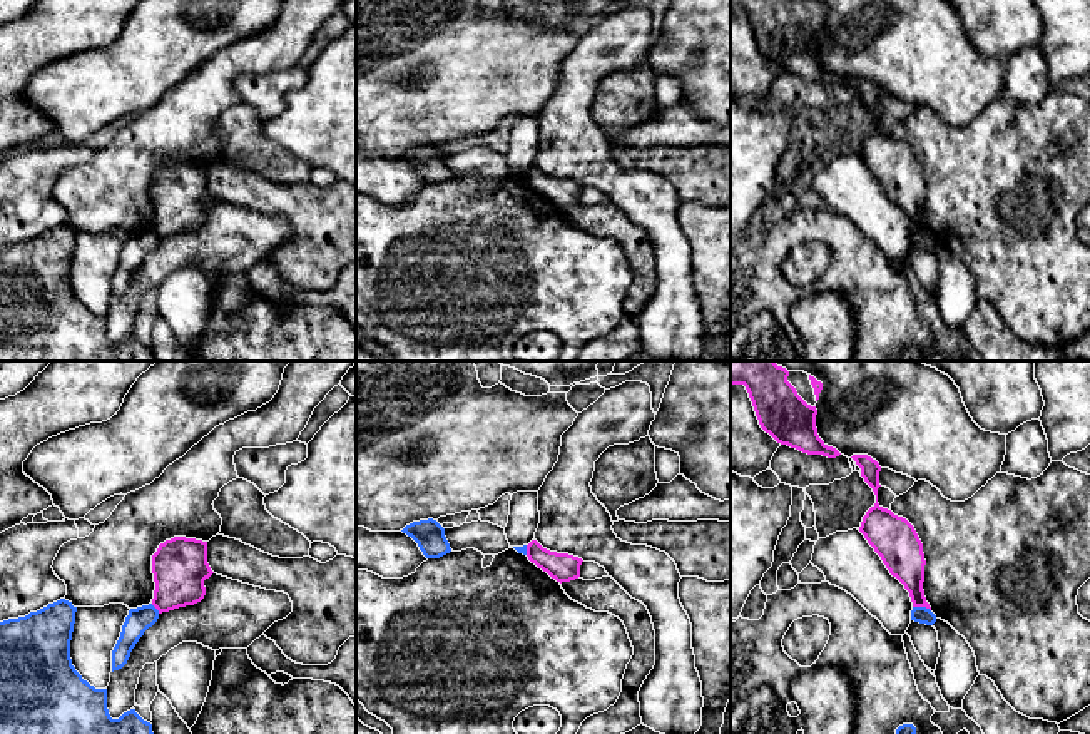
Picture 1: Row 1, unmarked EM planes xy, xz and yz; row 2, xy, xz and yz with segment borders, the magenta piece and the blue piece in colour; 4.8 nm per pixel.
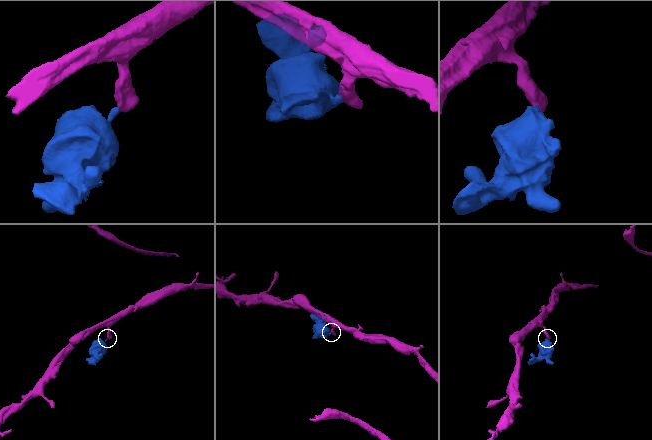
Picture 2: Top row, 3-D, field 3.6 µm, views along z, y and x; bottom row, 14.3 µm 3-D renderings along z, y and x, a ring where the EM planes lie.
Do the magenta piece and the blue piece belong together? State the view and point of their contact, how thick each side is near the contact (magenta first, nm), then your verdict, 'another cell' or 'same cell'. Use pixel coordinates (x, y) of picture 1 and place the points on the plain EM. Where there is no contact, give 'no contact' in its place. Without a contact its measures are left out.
contact yz (921, 231); calibres 190 and 80 nm; another cell

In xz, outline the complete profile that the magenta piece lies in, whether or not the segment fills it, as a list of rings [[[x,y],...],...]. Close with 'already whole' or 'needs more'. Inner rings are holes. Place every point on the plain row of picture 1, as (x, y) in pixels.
[[[532,166],[527,171],[527,182],[532,189],[535,189],[560,209],[580,202],[580,191],[583,187],[582,184],[568,179],[550,177],[543,174],[537,166]]]; already whole

